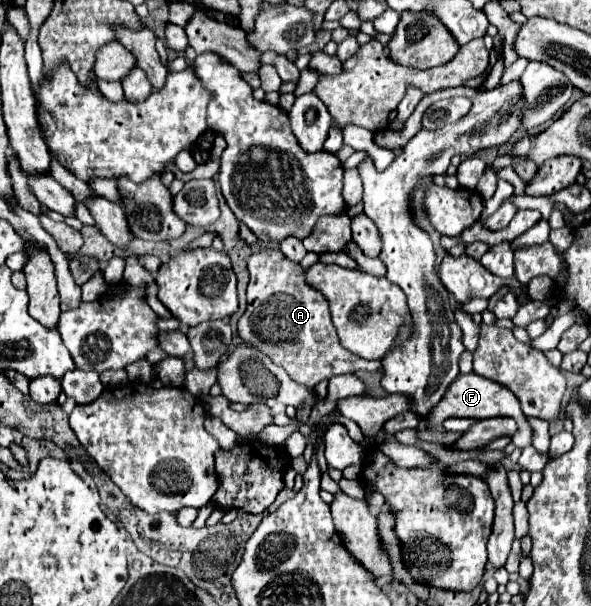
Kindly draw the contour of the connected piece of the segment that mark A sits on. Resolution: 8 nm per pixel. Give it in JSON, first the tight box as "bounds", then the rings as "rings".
{"bounds":[238,248,378,388],"rings":[[[260,248],[248,258],[248,308],[238,318],[238,336],[244,344],[264,352],[274,364],[282,366],[288,376],[314,388],[318,382],[338,374],[358,370],[378,370],[378,360],[364,360],[344,350],[334,334],[330,312],[322,294],[306,286],[304,270],[288,260],[278,248]]]}

